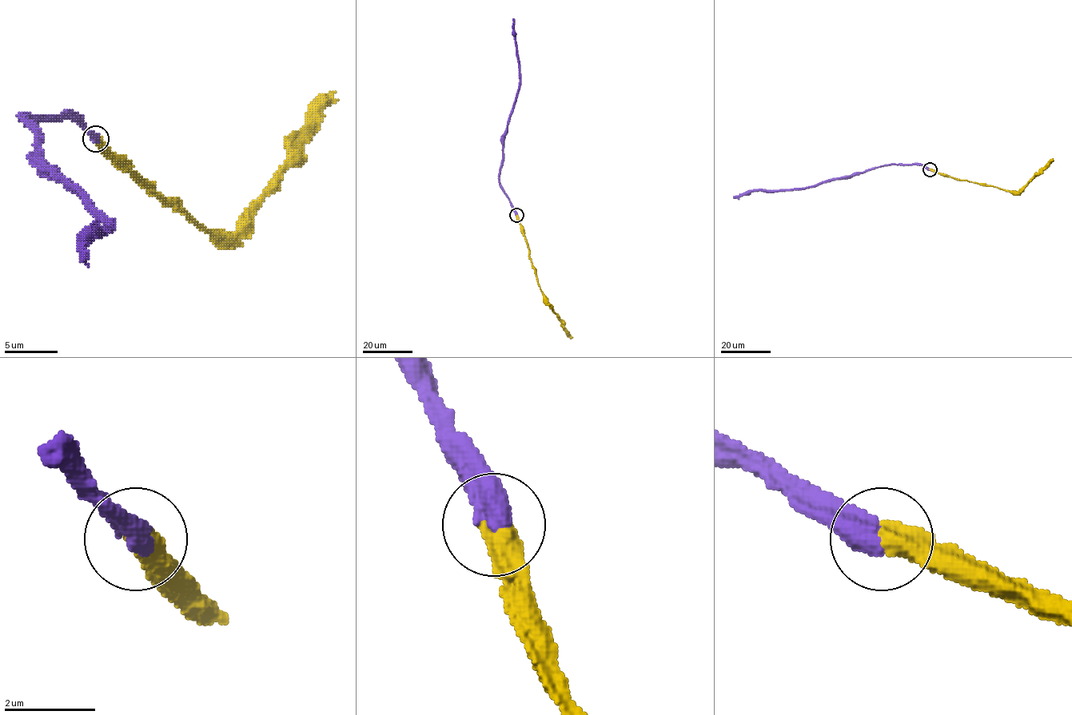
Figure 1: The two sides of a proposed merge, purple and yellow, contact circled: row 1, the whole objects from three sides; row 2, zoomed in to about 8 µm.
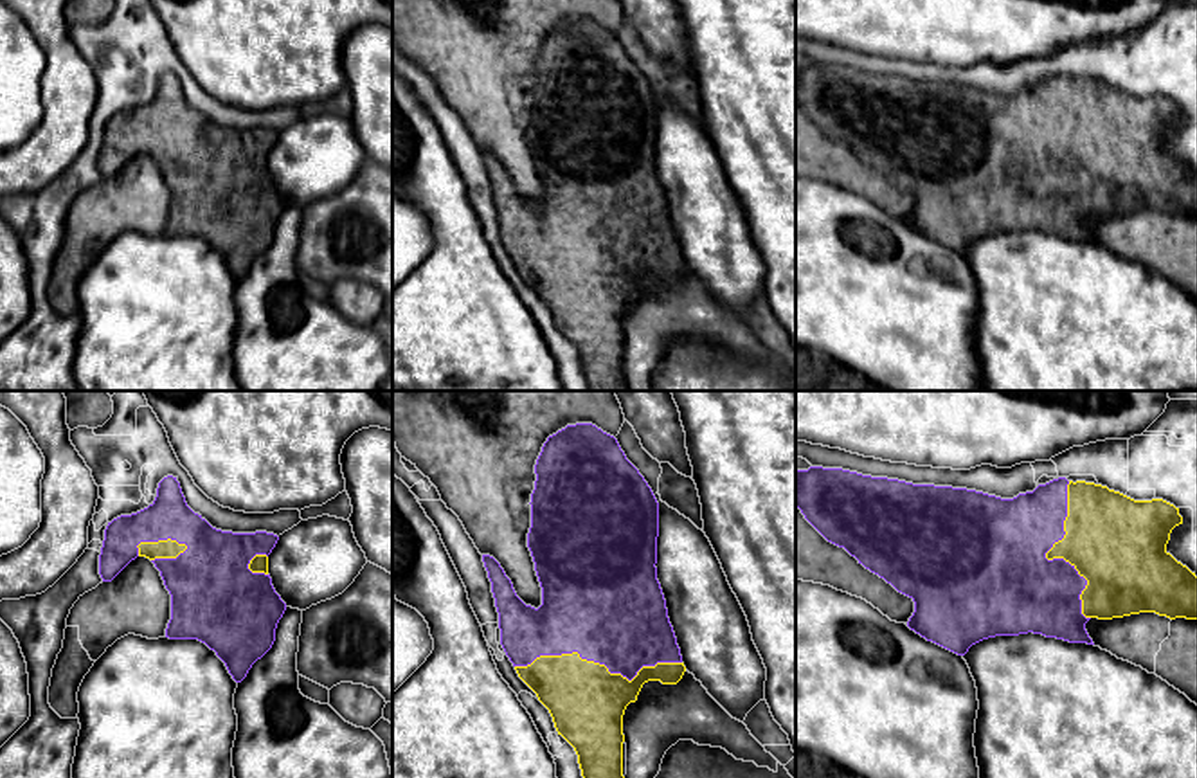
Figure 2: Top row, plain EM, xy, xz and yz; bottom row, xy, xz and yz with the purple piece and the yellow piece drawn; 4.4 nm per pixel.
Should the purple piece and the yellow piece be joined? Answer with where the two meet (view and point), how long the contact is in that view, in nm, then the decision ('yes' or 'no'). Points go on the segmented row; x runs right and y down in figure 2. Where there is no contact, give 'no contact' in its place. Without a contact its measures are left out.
xz (598, 661) | 750 nm | yes

